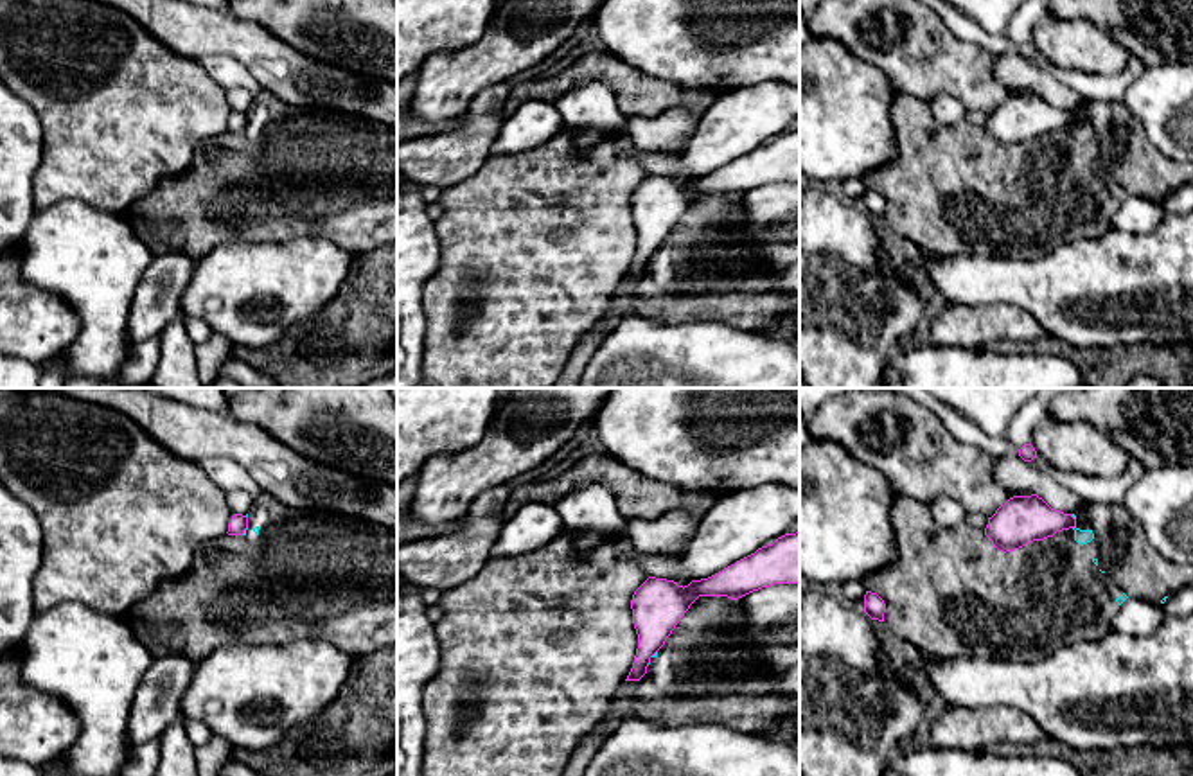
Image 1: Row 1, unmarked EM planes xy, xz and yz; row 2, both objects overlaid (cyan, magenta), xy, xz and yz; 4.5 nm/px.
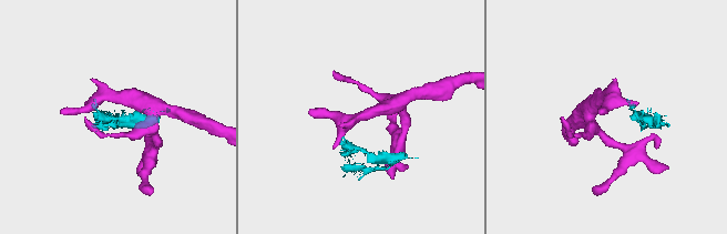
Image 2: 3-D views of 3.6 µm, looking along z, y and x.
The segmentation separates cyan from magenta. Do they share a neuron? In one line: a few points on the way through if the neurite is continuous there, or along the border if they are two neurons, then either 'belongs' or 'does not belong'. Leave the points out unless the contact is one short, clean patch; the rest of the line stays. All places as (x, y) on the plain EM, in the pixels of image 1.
border xy (247, 124), (241, 132); does not belong

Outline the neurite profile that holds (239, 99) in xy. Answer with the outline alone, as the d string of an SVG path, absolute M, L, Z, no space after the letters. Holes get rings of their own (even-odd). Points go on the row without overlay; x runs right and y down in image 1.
M232 88L226 92L226 101L234 111L246 113L253 104L253 95L243 88Z

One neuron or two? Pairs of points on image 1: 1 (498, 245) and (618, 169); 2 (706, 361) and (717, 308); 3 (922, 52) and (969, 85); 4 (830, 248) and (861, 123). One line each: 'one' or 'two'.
1: one
2: two
3: one
4: two

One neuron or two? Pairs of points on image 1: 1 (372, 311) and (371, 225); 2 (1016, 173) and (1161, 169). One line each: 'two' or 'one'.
1: two
2: one

